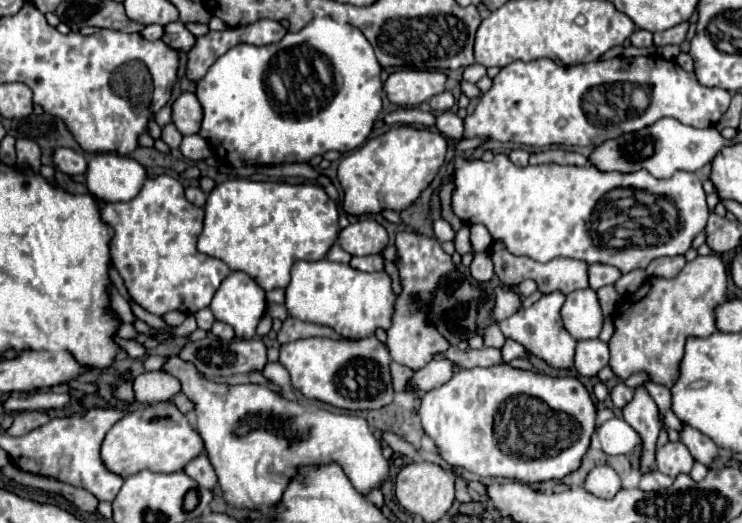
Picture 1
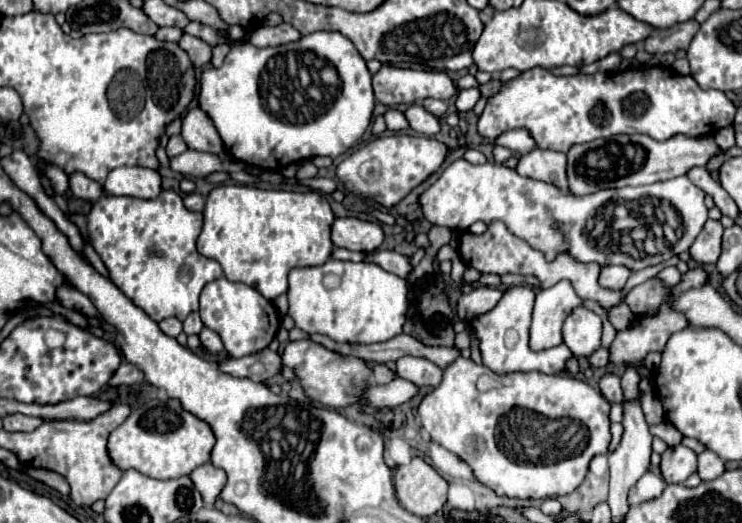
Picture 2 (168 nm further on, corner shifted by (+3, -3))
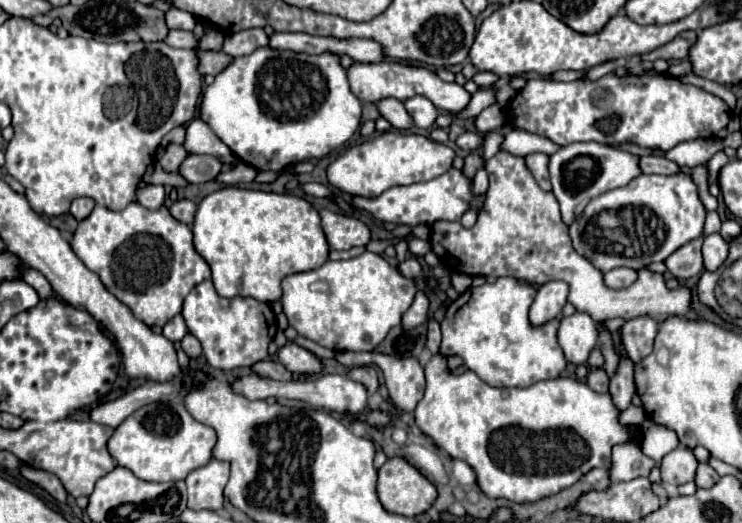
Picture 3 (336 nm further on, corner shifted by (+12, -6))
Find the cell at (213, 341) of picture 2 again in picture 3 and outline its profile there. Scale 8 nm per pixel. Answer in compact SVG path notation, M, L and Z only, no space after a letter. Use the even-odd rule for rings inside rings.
M186 334L182 338L182 350L188 354L188 358L198 358L202 354L202 346L200 346L198 338L194 338L192 334Z

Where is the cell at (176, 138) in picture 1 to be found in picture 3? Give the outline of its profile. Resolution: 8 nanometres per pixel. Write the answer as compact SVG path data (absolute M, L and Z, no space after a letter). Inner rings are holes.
M170 144L166 148L166 152L160 156L160 166L164 172L178 172L180 170L180 164L188 158L190 154L186 152L184 146L178 146L178 144Z

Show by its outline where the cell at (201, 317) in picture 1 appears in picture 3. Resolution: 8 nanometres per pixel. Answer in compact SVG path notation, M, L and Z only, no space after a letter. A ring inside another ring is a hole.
M176 314L172 320L168 320L168 324L162 328L162 334L172 342L180 342L186 334L186 324L182 314Z

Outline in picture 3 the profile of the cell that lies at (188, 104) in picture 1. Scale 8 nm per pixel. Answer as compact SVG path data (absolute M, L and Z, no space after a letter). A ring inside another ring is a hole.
M200 118L192 120L186 126L184 148L190 154L210 154L210 156L218 158L222 164L238 164L238 156Z

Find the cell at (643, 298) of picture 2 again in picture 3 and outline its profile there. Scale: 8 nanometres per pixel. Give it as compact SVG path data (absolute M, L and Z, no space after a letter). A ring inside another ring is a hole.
M500 150L496 156L492 156L490 160L484 160L480 154L472 152L464 158L464 176L468 176L470 180L476 176L476 172L480 168L486 168L488 172L488 180L490 186L484 194L484 204L478 210L478 220L472 228L464 228L460 222L448 222L448 220L438 220L436 224L430 226L430 246L432 252L440 258L440 262L444 266L448 266L454 272L464 272L470 276L514 276L522 282L530 282L536 286L542 286L550 280L564 280L570 286L570 296L568 302L572 302L576 306L578 312L586 312L592 316L592 320L596 322L604 322L608 318L636 318L636 316L652 316L658 322L662 322L668 316L686 316L690 310L690 290L688 288L676 288L676 290L668 290L664 284L664 278L660 274L652 274L650 270L642 268L638 270L638 280L622 290L612 290L604 284L602 280L602 272L598 268L594 268L590 264L590 260L584 260L584 256L580 256L570 242L568 236L568 226L560 220L560 210L558 210L558 202L554 198L552 192L544 192L532 172L528 172L528 166L524 164L522 156L514 156L510 152Z

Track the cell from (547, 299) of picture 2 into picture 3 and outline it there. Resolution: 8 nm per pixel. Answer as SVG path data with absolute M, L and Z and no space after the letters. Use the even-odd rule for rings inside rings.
M552 280L552 282L544 284L538 290L536 300L530 308L530 322L534 326L542 326L544 322L560 316L566 302L568 302L568 284L566 282Z

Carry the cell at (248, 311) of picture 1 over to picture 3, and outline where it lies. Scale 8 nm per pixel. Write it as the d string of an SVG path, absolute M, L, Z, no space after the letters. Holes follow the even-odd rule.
M204 280L184 298L182 316L188 326L188 332L200 340L208 364L218 370L250 368L252 364L266 360L268 344L272 342L278 330L276 316L270 304L240 296L222 298L216 294L212 280Z

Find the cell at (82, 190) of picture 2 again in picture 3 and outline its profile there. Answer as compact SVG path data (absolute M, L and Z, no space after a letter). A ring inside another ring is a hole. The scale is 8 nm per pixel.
M76 198L70 206L70 214L76 218L76 220L84 220L90 216L94 208L94 200L92 198Z

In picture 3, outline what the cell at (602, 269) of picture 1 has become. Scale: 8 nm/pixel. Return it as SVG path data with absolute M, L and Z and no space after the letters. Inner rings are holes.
M614 268L604 274L604 282L608 288L626 288L626 286L634 284L636 276L638 276L638 272L632 268Z

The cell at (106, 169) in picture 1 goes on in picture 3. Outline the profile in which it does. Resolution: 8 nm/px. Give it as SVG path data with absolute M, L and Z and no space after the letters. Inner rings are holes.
M150 184L136 192L136 202L140 202L144 208L150 208L150 210L162 208L164 200L166 200L166 190L160 184Z

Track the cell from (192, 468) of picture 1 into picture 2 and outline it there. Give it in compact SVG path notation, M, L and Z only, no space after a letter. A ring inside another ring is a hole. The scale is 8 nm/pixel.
M203 463L197 469L193 469L189 477L195 483L195 487L199 489L199 493L203 495L205 507L213 507L219 491L223 489L223 485L227 481L227 475L221 469L213 467L211 463Z

